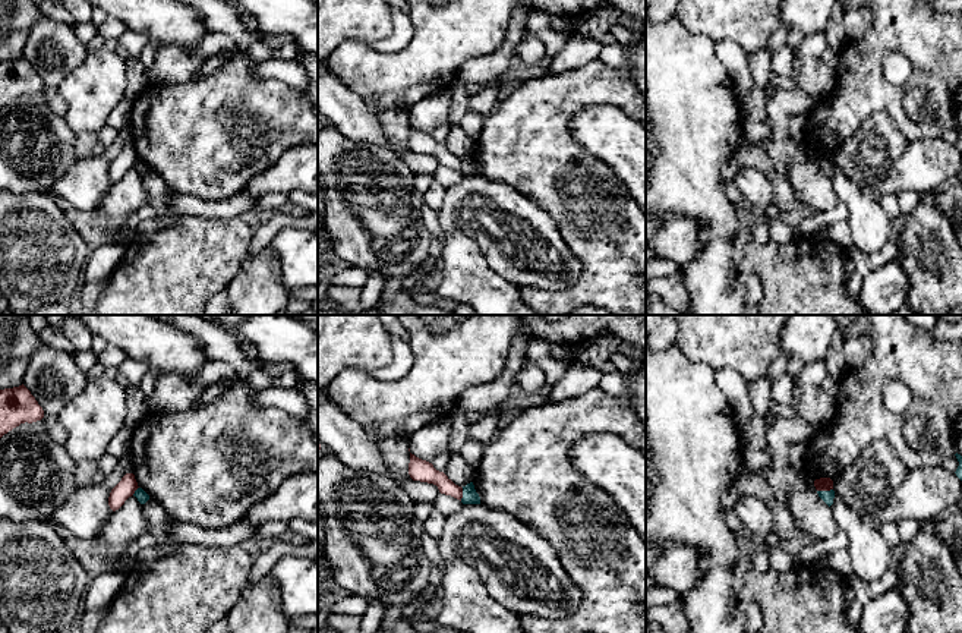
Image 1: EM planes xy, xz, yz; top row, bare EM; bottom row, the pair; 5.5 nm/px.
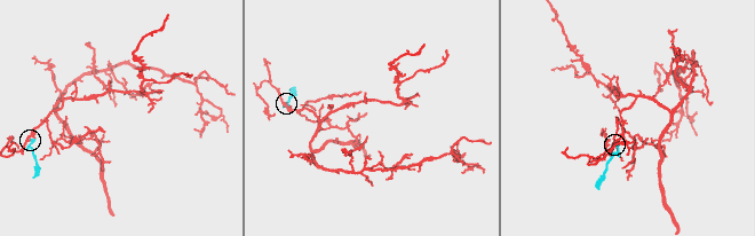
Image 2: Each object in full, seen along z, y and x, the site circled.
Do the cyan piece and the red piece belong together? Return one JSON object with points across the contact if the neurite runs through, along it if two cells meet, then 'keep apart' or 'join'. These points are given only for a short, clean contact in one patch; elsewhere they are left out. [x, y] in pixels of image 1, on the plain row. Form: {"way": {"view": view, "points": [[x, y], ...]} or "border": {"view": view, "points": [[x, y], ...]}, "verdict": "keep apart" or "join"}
{"border": {"view": "yz", "points": [[832, 160], [817, 163]]}, "verdict": "keep apart"}

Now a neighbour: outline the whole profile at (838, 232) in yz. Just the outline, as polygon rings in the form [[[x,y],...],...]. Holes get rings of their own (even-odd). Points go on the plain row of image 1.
[[[838,221],[827,227],[826,236],[830,237],[835,243],[838,243],[843,251],[852,249],[848,234],[848,223]]]

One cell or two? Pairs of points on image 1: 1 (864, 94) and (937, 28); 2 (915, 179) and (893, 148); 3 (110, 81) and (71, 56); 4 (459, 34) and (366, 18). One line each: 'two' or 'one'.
1: one
2: two
3: two
4: two

